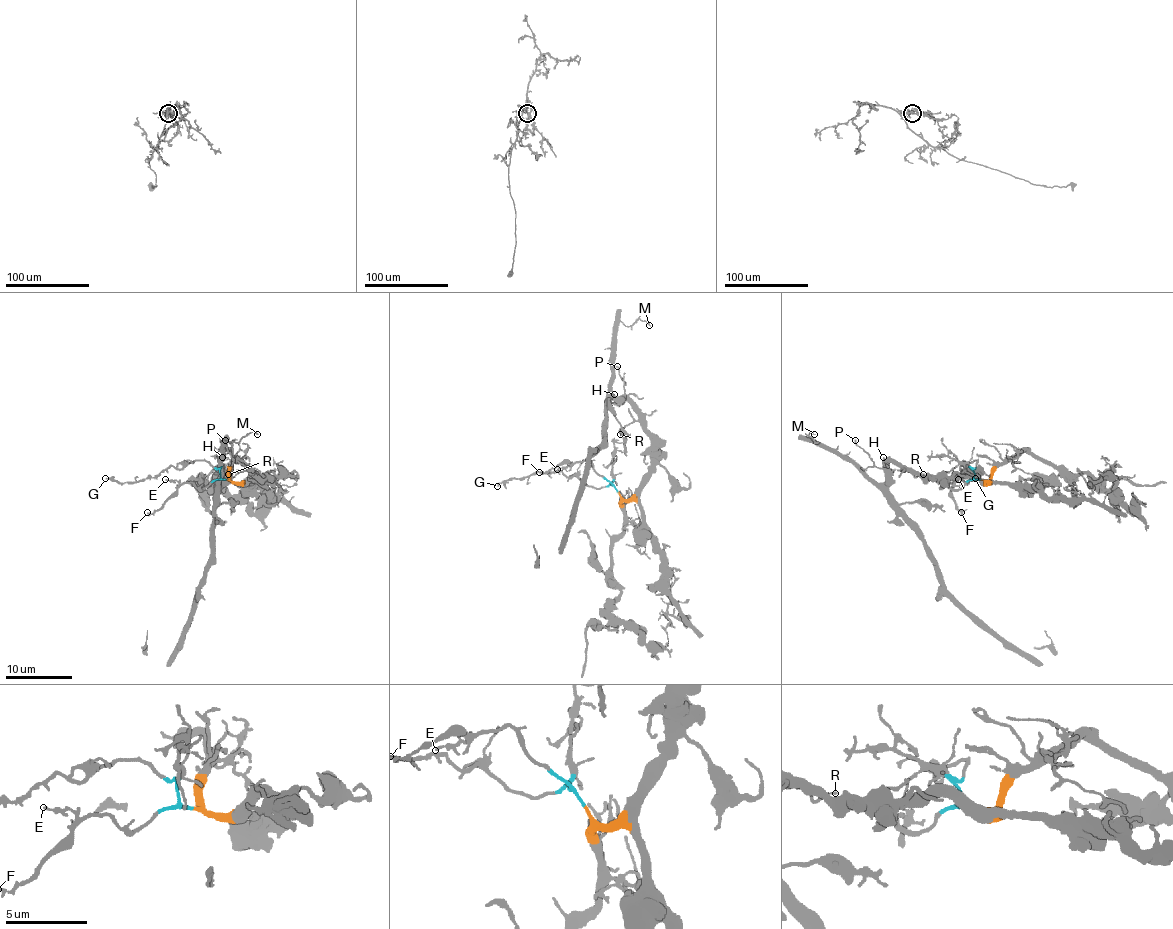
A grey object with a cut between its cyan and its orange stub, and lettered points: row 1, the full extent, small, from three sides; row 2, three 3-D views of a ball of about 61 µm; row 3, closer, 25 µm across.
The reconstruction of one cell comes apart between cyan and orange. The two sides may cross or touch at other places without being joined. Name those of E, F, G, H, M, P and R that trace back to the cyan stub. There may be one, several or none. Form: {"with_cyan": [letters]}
{"with_cyan": ["E", "F", "G"]}

